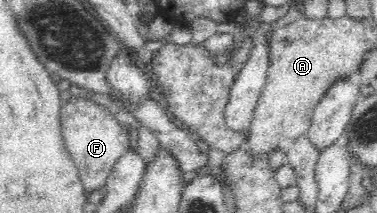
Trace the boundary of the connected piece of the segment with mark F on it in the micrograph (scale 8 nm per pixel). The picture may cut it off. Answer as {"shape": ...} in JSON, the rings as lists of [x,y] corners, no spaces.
{"shape":[[[74,93],[61,107],[61,129],[66,151],[77,165],[84,189],[89,195],[96,190],[103,190],[111,169],[131,147],[129,129],[121,125],[104,106]]]}

